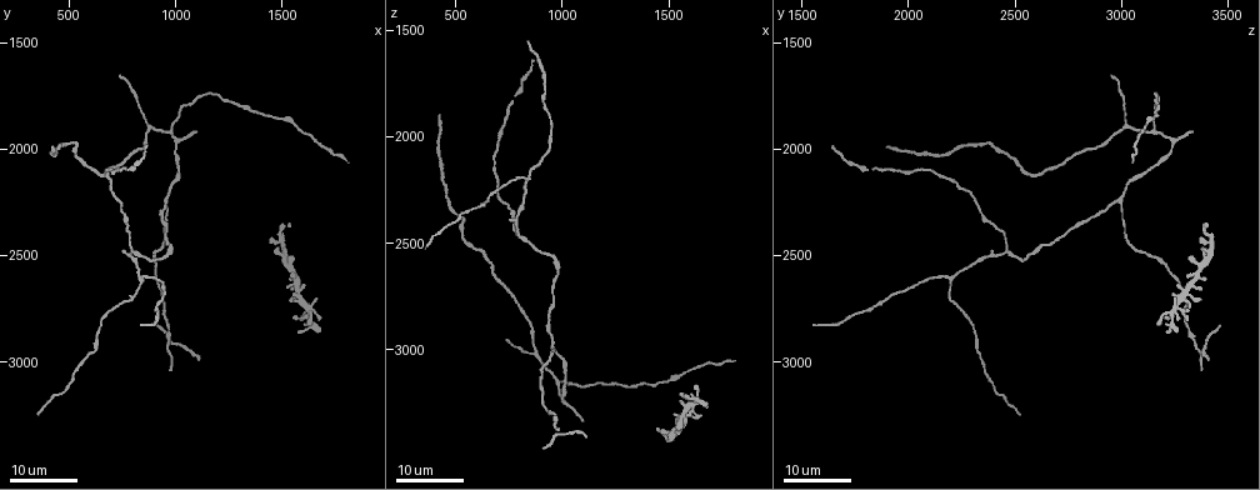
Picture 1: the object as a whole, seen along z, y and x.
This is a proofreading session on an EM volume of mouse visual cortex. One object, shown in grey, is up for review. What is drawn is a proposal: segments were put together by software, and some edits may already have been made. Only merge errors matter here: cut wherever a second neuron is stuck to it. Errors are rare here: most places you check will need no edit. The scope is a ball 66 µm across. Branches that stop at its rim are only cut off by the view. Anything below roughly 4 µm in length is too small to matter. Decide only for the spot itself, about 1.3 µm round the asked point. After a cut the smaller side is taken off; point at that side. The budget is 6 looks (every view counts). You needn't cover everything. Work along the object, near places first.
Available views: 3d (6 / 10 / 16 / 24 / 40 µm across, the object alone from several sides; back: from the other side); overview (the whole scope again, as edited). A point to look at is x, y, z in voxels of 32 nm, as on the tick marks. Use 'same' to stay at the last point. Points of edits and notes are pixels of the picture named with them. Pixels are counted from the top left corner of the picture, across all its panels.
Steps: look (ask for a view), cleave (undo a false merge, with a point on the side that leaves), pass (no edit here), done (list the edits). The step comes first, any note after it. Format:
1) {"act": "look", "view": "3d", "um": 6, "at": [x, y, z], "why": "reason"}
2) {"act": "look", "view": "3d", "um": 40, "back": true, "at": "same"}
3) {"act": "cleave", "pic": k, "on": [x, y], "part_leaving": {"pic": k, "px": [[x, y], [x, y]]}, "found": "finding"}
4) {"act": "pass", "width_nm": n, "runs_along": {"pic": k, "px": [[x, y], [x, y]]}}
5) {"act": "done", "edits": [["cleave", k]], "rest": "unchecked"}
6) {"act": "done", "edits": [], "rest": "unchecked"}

{"act": "look", "view": "3d", "um": 16, "at": [840, 2620, 2190], "why": "three-way junction"}

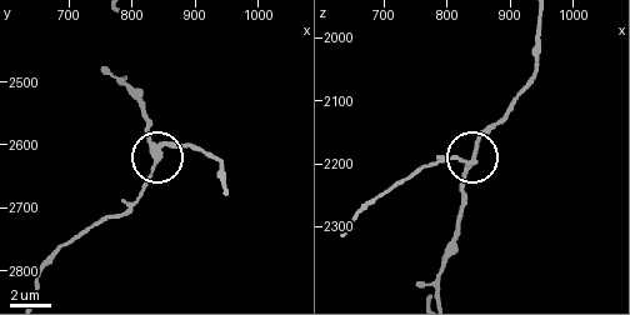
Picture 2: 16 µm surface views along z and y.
{"act": "look", "view": "3d", "um": 6, "at": [840, 2610, 2195], "why": "zoom in"}

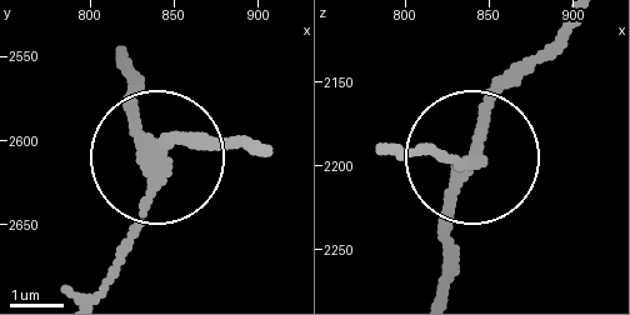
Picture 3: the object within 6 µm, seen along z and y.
{"act": "pass", "side_arm_um": 26, "runs_along": {"pic": 3, "px": [[444, 290], [458, 183], [484, 115], [538, 53]]}, "found": "all the same neuron"}

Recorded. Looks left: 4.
{"act": "look", "view": "3d", "um": 16, "at": [780, 2490, 2450], "why": "thin arm on a thick one"}

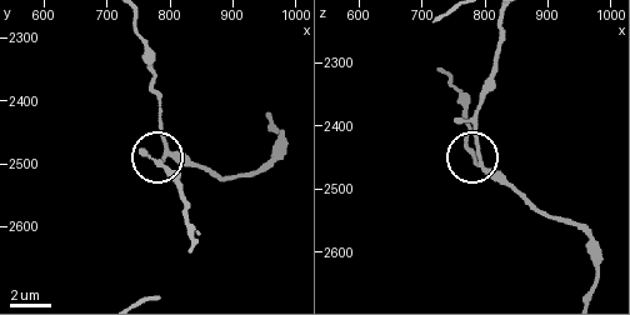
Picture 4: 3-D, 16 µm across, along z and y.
{"act": "look", "view": "3d", "um": 6, "at": [795, 2485, 2460]}

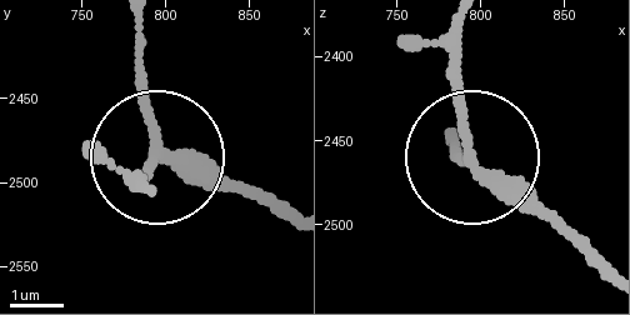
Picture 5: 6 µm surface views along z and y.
{"act": "pass", "width_nm": 200, "runs_along": {"pic": 5, "px": [[605, 270], [456, 145]]}, "found": "all the same neuron"}

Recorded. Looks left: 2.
{"act": "look", "view": "3d", "um": 24, "at": [870, 1900, 3020], "why": "three-way junction"}

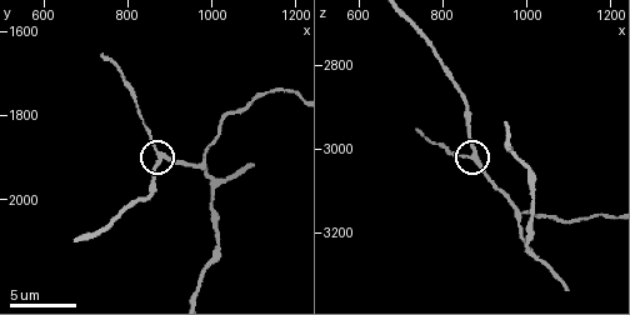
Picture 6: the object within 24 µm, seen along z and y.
{"act": "look", "view": "3d", "um": 10, "at": [870, 1890, 3015], "why": "closer look"}

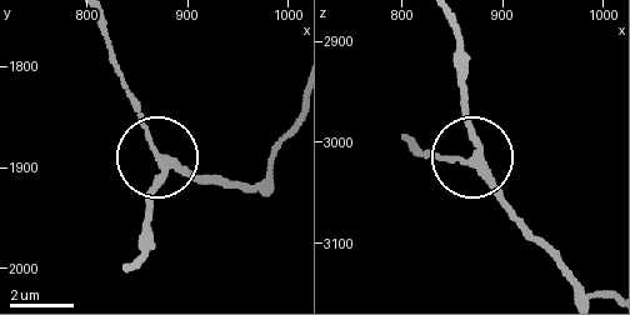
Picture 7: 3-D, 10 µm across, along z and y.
{"act": "pass", "runs_along": {"pic": 7, "px": [[266, 194], [169, 166], [120, 75]]}, "found": "all the same neuron"}

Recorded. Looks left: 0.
{"act": "done", "edits": [], "rest": "unchecked"}

